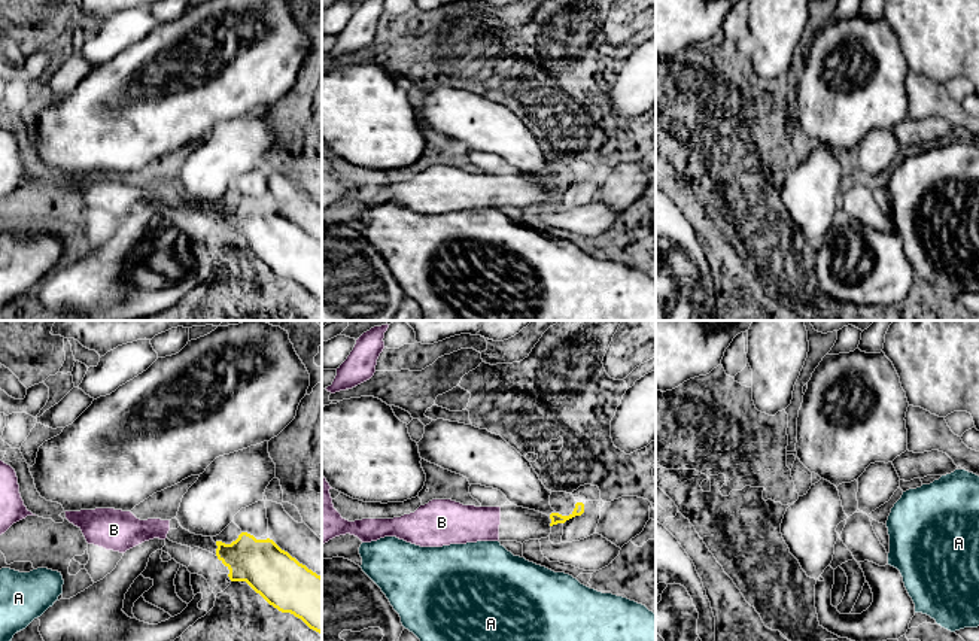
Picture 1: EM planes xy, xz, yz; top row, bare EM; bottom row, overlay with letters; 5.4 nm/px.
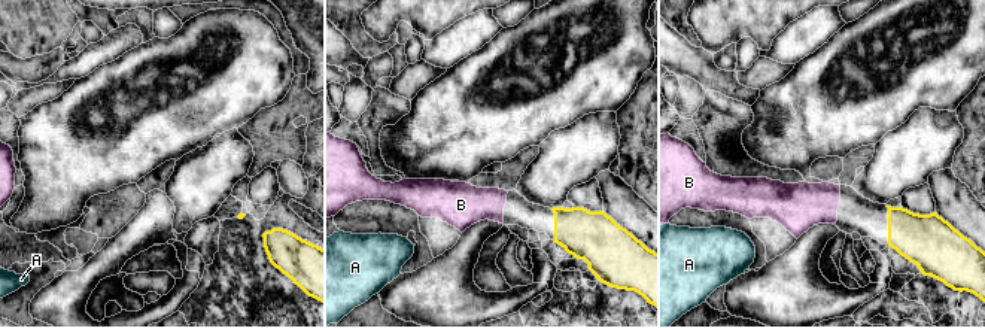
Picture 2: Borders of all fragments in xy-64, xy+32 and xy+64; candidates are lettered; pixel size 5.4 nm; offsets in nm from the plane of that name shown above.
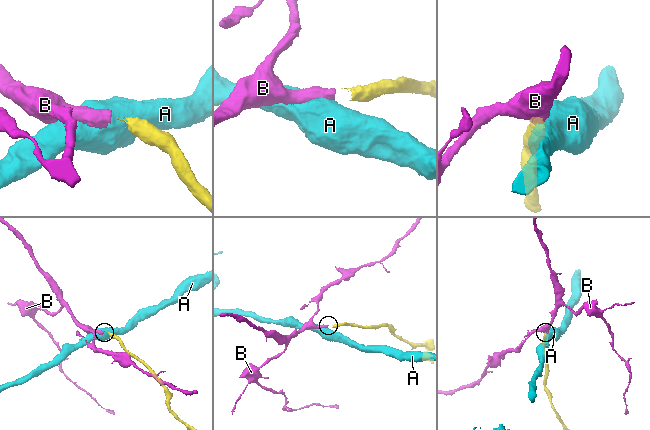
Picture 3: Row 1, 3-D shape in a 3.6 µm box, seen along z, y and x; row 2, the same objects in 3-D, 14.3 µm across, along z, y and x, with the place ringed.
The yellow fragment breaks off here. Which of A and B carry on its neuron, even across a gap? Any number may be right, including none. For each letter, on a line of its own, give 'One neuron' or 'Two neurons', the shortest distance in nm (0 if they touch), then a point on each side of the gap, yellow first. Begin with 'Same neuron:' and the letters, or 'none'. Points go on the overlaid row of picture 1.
Same neuron: B
A: Two neurons. Distance 220 nm. Across: xz (550, 525), (532, 562)
B: One neuron. Distance 260 nm. Across: xy (216, 541), (169, 529)

